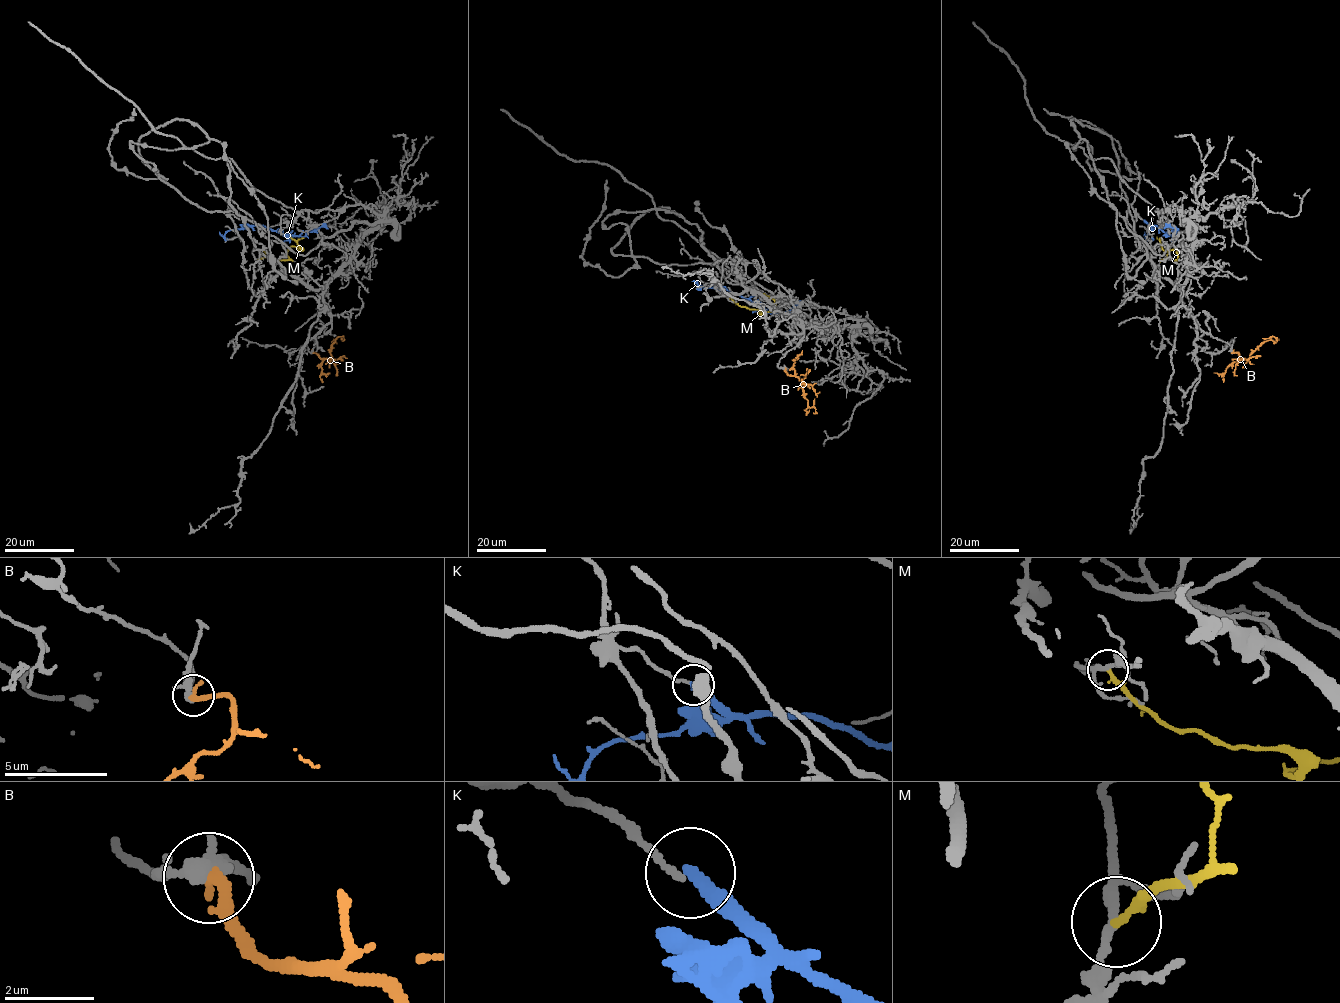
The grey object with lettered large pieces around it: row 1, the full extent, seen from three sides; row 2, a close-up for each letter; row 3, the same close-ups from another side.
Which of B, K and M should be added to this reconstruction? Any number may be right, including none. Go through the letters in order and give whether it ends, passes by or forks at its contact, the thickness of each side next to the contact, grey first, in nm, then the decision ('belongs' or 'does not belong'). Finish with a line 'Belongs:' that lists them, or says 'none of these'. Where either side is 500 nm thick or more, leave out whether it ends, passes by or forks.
B: it ends | 340/320 nm | does not belong
K: it ends | 100/340 nm | does not belong
M: it ends | 200/200 nm | does not belong
Belongs: none of these

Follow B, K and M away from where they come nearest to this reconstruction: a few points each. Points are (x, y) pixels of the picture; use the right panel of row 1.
B: (1232, 352), (1247, 359), (1271, 336), (1277, 340), (1276, 337)
K: (1144, 220), (1176, 236), (1174, 228), (1163, 228)
M: (1160, 261), (1177, 258), (1176, 246), (1163, 250), (1160, 238)

